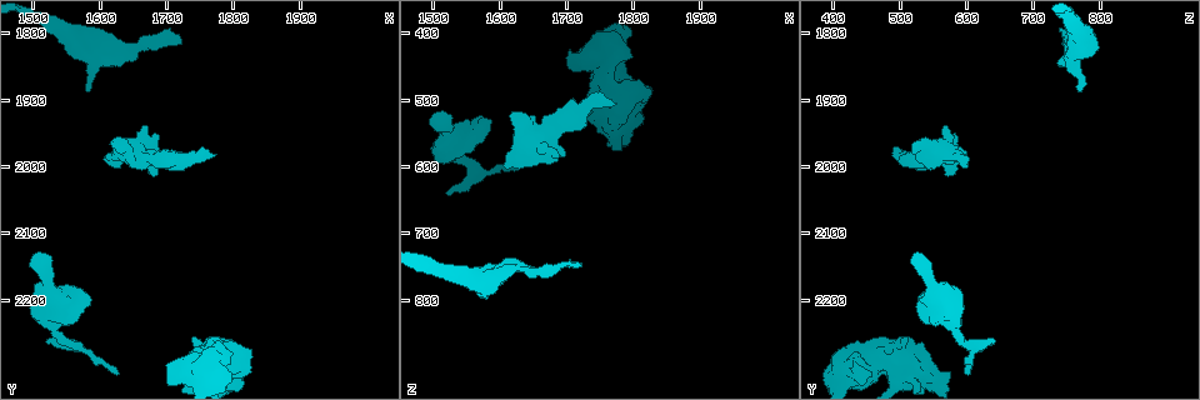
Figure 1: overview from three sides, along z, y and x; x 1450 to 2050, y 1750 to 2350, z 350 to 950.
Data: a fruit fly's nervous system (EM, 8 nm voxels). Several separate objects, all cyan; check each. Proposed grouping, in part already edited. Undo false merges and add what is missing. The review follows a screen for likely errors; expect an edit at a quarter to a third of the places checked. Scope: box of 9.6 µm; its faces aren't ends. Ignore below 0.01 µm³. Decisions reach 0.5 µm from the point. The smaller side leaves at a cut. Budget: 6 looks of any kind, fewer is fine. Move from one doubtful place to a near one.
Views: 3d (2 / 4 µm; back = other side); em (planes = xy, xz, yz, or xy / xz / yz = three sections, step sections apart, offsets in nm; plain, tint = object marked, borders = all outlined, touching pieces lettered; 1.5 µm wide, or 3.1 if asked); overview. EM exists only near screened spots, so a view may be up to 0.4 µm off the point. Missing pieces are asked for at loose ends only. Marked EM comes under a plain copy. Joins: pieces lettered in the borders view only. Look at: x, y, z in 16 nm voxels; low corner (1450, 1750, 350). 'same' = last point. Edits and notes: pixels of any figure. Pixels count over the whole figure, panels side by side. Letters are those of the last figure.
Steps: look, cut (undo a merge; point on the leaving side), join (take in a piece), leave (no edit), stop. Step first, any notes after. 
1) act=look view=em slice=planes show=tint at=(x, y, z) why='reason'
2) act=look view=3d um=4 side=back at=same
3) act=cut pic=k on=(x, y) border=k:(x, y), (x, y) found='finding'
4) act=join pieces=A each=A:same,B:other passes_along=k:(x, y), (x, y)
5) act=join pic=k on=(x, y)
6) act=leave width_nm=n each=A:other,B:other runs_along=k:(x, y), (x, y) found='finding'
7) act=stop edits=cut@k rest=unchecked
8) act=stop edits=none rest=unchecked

act=look view=3d um=2 at=(1630, 2315, 605) why='branch stops here'

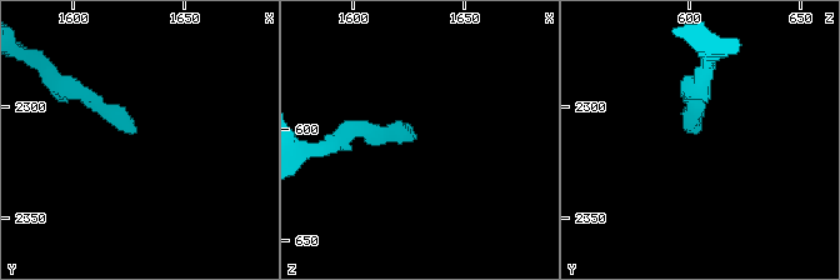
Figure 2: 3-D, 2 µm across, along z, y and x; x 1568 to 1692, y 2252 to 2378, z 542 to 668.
act=look view=em slice=yz step=4 show=tint at=(1629, 2311, 604)

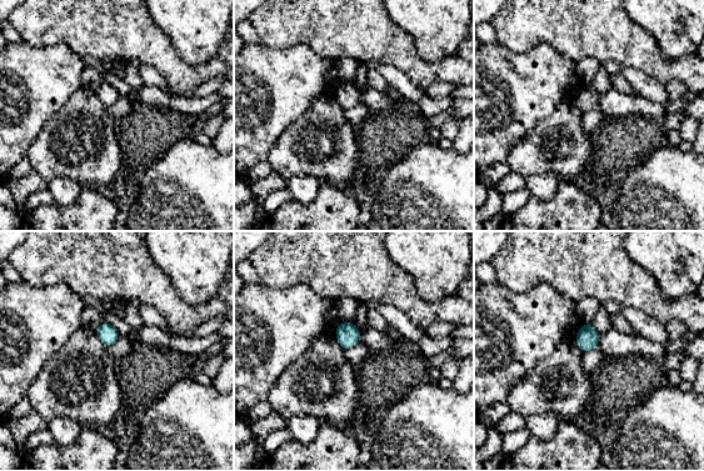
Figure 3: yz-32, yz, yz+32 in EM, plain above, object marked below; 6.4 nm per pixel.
act=look view=em slice=planes show=borders at=same why='another direction'

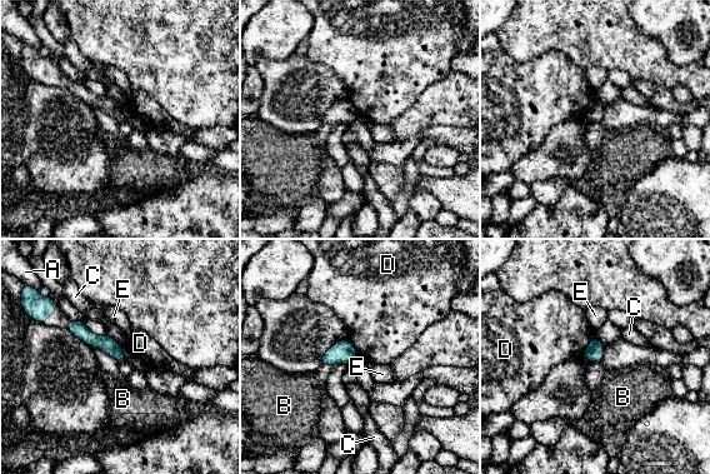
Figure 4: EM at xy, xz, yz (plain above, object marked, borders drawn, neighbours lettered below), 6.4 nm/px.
act=leave each=A:other,B:other,C:other,D:other,E:other border=4:(594, 334), (581, 354) found='none of them fits'

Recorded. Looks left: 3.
act=look view=3d um=2 at=(1775, 1980, 510)

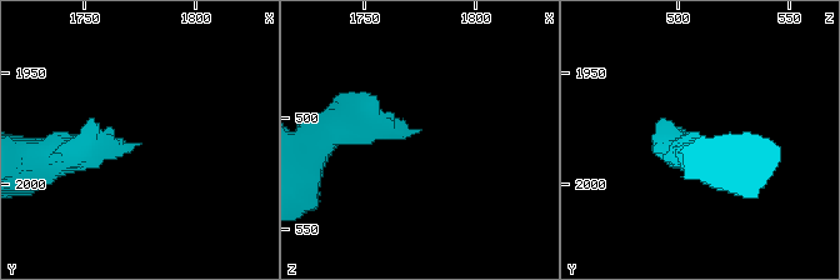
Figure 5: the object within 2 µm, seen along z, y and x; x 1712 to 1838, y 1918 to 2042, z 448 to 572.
act=look view=em slice=planes show=borders at=(1772, 1983, 508)

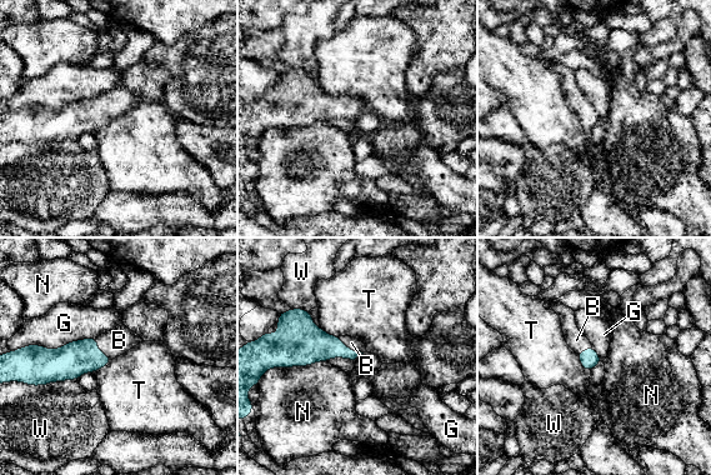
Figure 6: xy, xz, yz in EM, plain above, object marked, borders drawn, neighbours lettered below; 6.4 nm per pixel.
act=join pieces=B each=B:same,G:other,N:other,T:other,W:other found='the cell continues'

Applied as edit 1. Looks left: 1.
act=look view=em slice=planes show=borders at=(1580, 1885, 765) why='an open end'

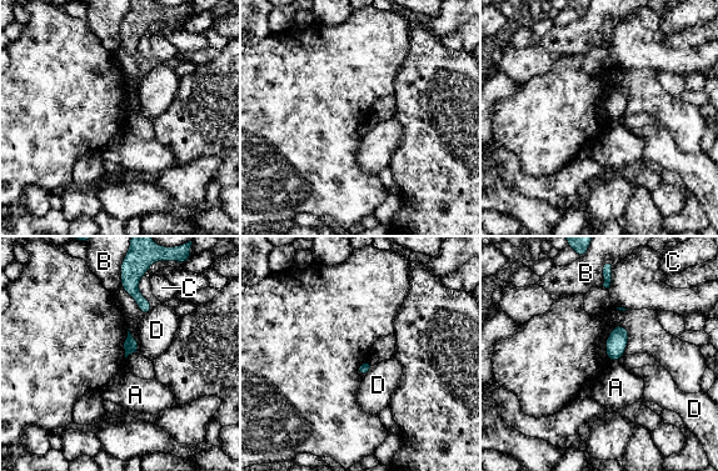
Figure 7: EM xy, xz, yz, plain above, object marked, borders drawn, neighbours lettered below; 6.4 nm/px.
act=leave each=A:other,B:other,C:other,D:other border=7:(618, 360), (609, 362) found='no lettered piece goes on from it'

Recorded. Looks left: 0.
act=stop edits=join@6 rest=unchecked

